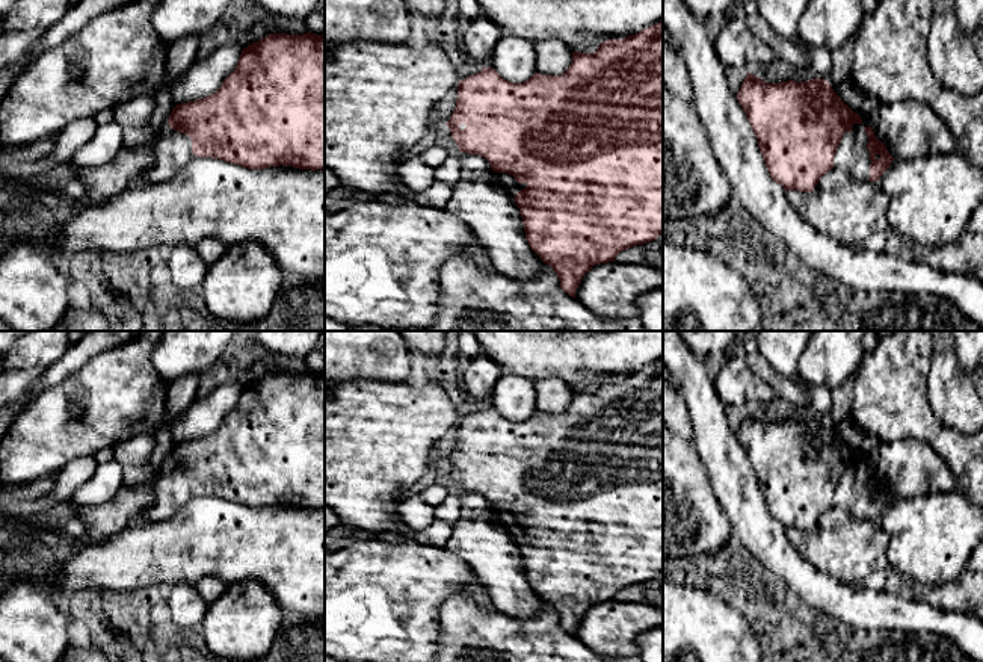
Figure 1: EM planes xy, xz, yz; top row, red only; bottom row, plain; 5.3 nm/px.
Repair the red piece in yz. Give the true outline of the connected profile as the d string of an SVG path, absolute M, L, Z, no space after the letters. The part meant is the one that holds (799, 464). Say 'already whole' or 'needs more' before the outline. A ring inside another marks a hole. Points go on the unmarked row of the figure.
needs more; M747 411L735 435L758 478L770 515L785 529L812 531L832 506L844 508L861 520L879 520L894 499L873 467L862 464L861 455L824 417L766 422Z

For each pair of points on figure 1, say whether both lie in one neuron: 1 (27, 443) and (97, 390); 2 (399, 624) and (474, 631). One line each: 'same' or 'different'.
1: same
2: different

